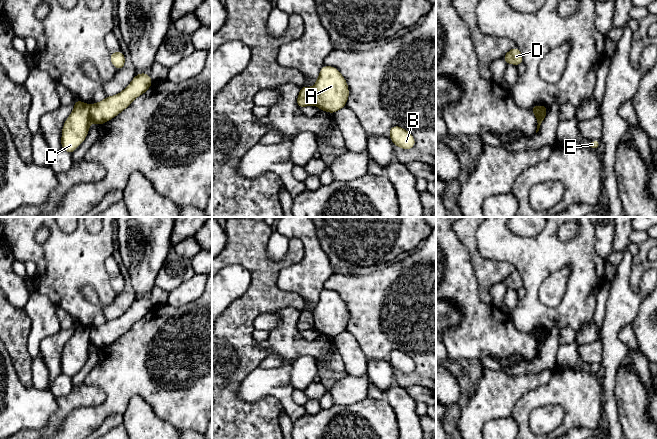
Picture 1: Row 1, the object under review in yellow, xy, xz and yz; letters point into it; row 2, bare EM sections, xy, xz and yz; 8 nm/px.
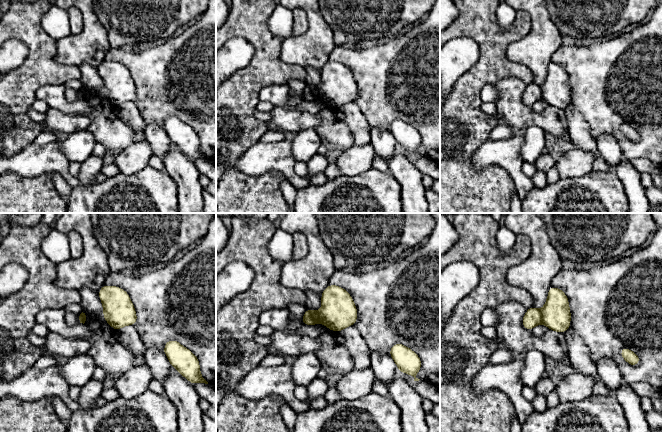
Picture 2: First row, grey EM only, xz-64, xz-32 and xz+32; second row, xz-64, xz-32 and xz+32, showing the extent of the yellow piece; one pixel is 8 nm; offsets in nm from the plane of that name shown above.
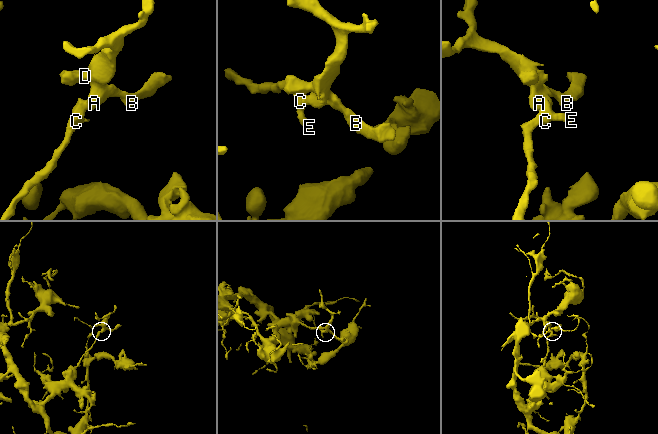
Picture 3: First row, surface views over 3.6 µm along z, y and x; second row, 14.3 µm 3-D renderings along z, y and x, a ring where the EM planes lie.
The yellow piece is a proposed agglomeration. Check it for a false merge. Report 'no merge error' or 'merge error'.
merge error

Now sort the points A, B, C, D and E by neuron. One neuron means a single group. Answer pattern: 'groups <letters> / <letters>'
groups A B D / C E

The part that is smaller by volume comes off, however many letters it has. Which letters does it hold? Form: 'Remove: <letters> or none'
Remove: A, B, D

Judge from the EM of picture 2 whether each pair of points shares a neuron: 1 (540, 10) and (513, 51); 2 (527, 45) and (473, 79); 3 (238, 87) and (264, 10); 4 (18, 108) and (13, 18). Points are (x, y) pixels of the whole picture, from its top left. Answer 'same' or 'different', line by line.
1: same
2: different
3: same
4: same

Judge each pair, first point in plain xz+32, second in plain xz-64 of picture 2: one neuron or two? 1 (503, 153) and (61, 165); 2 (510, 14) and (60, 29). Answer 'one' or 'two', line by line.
1: one
2: one

